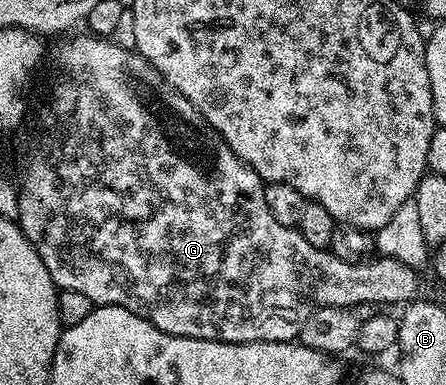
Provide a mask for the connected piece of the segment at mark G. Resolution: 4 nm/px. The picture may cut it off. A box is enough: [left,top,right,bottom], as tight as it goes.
[17,32,420,342]

